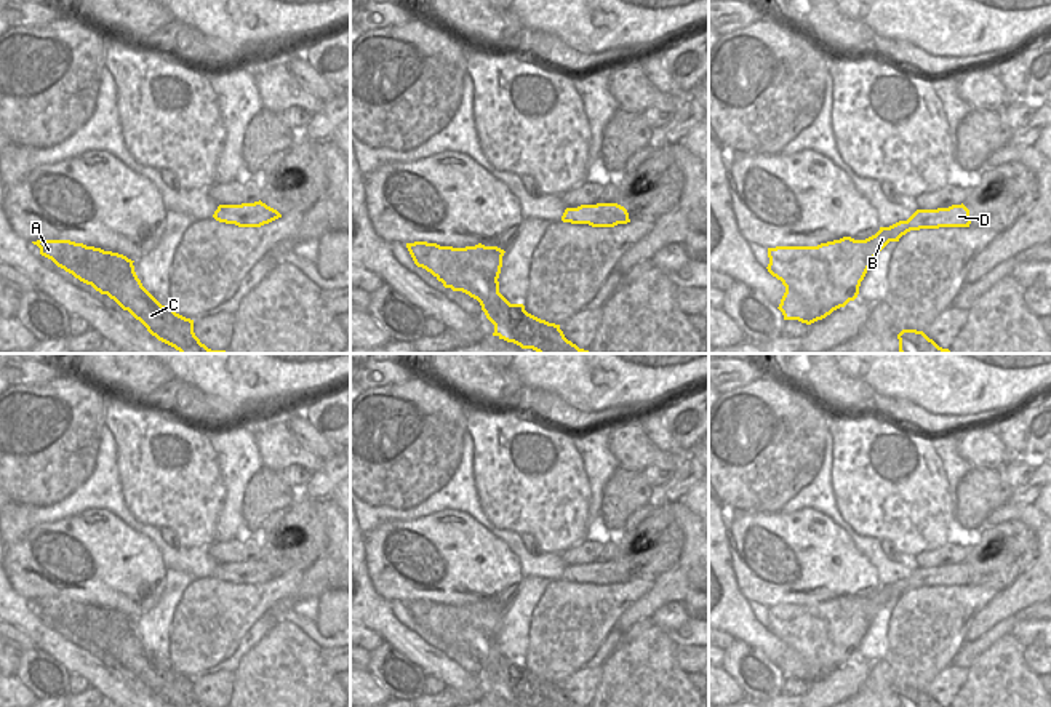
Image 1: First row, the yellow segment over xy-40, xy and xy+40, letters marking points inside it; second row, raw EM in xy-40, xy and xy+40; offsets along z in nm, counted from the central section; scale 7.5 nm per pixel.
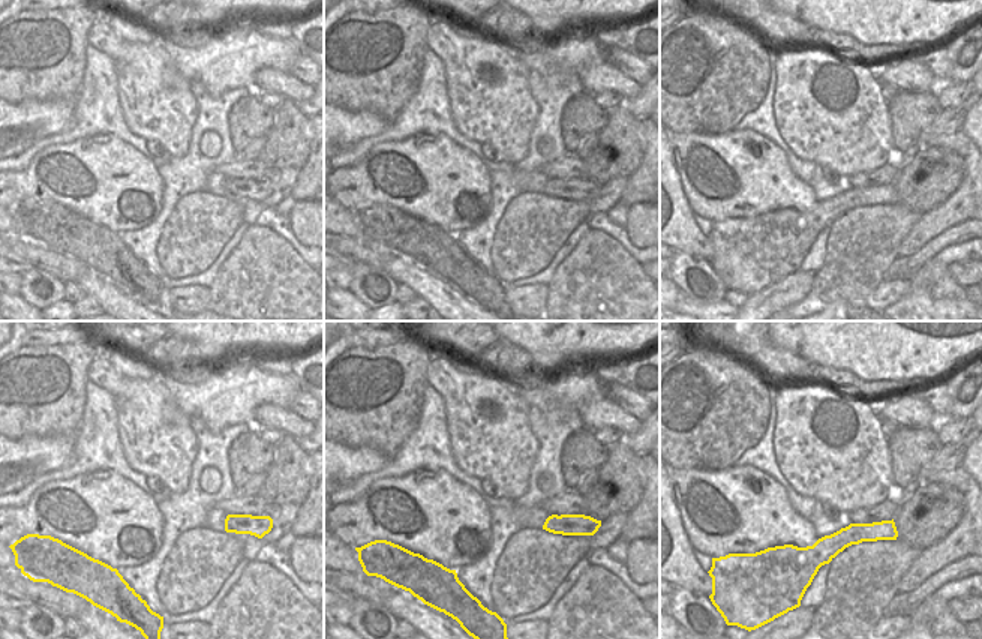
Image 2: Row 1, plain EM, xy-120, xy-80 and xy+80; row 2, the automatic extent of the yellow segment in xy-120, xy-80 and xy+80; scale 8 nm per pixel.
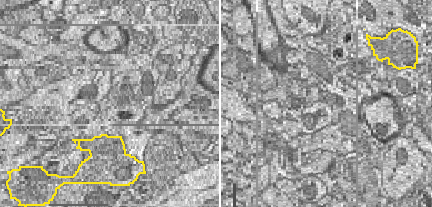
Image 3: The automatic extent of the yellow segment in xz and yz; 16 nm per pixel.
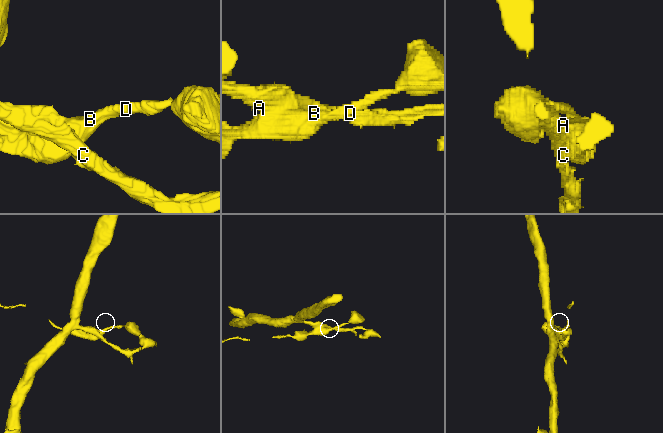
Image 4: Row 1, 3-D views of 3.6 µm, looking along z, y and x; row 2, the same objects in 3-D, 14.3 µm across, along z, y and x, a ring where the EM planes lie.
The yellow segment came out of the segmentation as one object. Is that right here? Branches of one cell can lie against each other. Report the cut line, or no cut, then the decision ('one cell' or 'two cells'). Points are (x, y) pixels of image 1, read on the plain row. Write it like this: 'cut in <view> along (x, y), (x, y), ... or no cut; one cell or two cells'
cut in xy along (456, 607), (463, 608), (479, 629), (496, 639); two cells

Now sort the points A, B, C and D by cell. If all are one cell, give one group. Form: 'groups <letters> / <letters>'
groups A C / B D

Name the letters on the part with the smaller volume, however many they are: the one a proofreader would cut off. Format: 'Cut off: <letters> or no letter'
Cut off: B, D

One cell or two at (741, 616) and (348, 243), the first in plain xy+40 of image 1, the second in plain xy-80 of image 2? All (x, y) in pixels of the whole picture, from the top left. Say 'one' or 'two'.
two

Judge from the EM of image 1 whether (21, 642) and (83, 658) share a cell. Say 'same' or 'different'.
different

